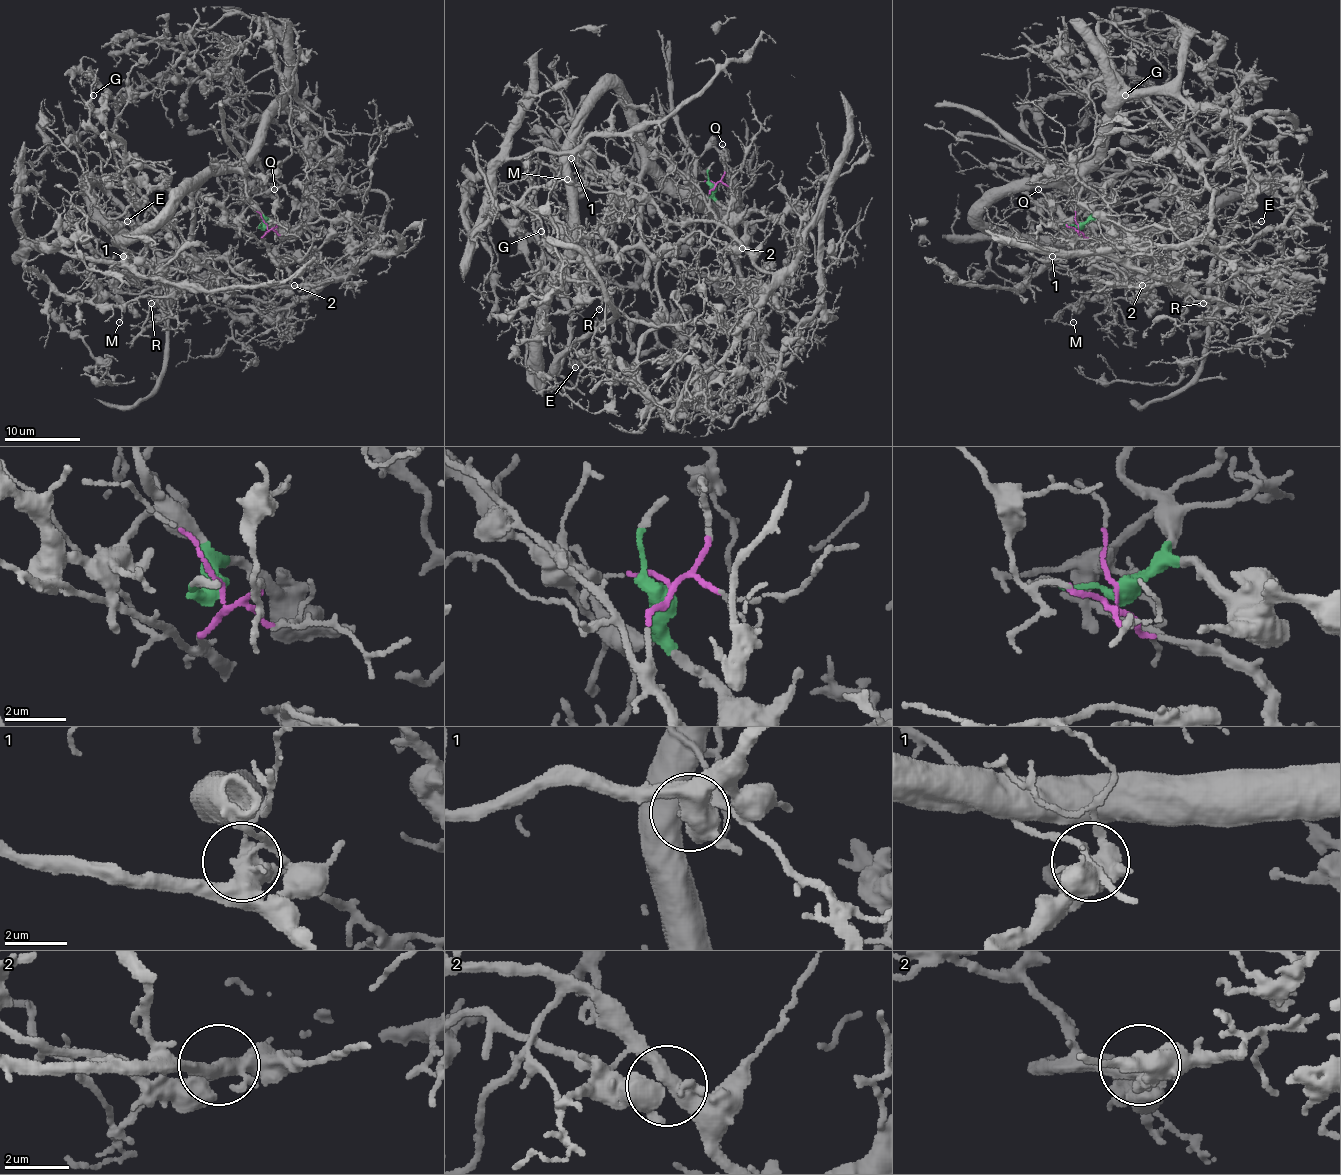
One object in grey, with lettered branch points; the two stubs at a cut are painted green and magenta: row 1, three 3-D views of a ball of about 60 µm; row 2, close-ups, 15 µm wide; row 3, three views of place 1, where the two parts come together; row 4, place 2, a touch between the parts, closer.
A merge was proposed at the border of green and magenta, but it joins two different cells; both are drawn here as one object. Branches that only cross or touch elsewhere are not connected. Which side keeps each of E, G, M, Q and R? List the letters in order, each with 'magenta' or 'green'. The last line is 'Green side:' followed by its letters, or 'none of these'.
E: green
G: green
M: green
Q: magenta
R: magenta
Green side: E, G, M

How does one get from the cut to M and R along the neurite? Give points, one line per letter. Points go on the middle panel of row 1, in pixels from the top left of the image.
M: (714, 184), (708, 197), (676, 187), (610, 87), (577, 155), (503, 161), (475, 241), (496, 208), (568, 180)
R: (714, 184), (710, 210), (773, 277), (773, 292), (735, 324), (648, 326), (630, 320), (610, 294), (598, 309)

